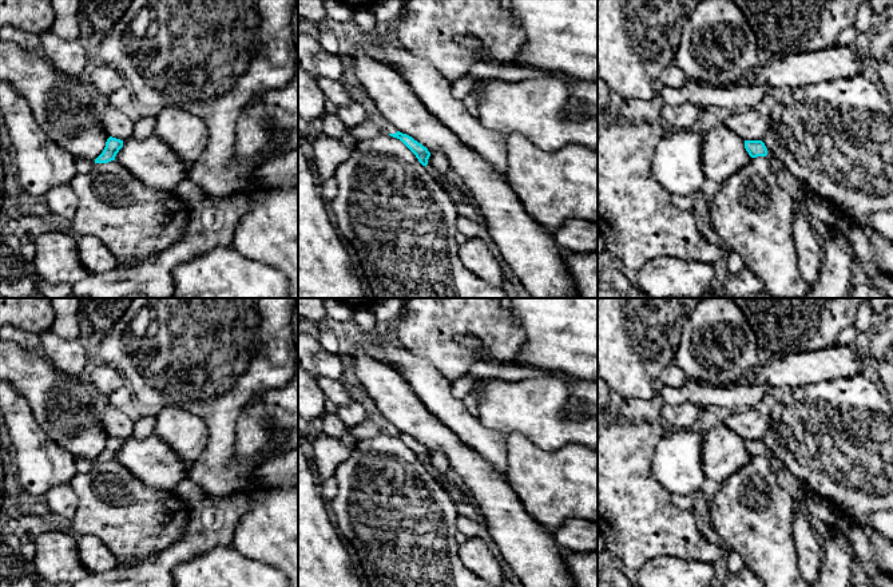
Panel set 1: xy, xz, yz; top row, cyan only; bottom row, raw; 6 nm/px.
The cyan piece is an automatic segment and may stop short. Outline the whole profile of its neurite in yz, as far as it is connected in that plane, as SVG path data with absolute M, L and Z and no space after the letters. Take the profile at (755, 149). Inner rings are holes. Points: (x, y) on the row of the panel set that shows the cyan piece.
M745 140L745 148L751 158L767 155L767 148L762 140Z

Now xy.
M110 136L103 152L95 159L95 163L108 163L115 160L116 154L123 147L123 140Z

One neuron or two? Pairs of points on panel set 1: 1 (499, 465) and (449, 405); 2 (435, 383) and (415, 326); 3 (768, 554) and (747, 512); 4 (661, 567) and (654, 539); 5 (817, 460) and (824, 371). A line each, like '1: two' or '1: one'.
1: one
2: two
3: one
4: two
5: two

